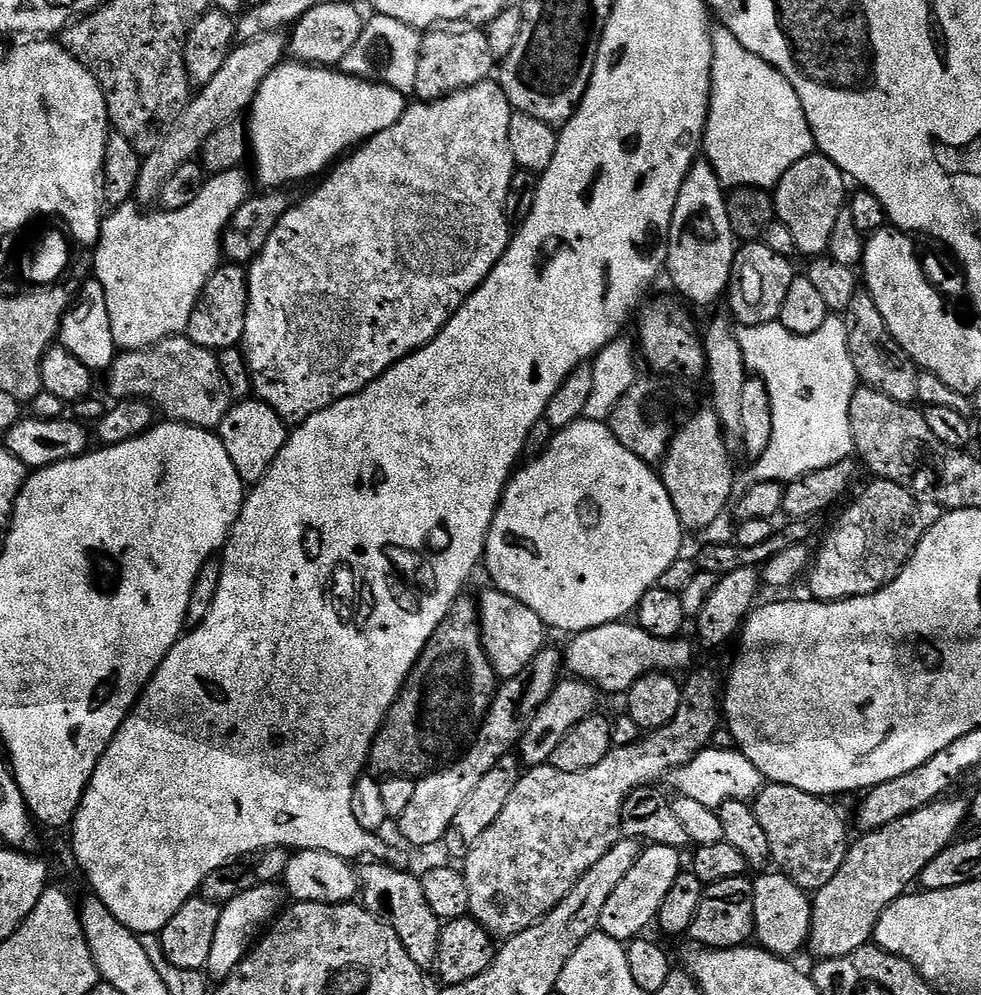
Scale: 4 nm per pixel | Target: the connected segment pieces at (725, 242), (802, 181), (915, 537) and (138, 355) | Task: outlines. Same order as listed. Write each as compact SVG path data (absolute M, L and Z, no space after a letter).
M697 159L682 182L682 190L678 190L666 265L666 276L672 279L673 286L685 296L683 299L689 305L712 304L728 291L738 241L730 230L727 205L726 188L721 184L718 174L707 159Z
M813 154L794 162L794 166L790 166L790 170L786 170L786 174L782 174L776 183L772 197L776 219L789 228L801 257L820 258L827 253L834 225L838 223L838 214L846 210L846 201L850 196L850 188L844 183L844 171L823 154Z
M879 478L871 481L873 484L845 510L840 516L840 521L836 524L836 529L832 532L832 548L824 544L820 548L820 553L815 553L810 564L810 571L807 573L808 580L807 595L814 600L825 600L826 602L838 602L839 600L849 600L858 598L866 594L874 594L882 590L906 566L906 562L914 554L918 542L938 522L942 510L936 504L927 503L915 496L910 490L898 486L898 482L881 480Z
M187 335L172 336L169 340L158 342L149 348L134 348L124 350L107 369L108 392L116 400L147 400L161 413L164 412L169 421L182 424L193 424L195 428L219 429L222 418L232 408L234 403L230 390L226 386L226 378L222 378L222 366L217 353L208 348L198 346Z

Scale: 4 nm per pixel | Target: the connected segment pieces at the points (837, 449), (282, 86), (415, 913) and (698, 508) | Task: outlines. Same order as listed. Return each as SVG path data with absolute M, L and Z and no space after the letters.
M836 314L829 315L828 320L822 322L822 330L809 336L790 334L790 330L777 322L741 327L736 337L742 346L744 365L748 367L749 373L764 381L766 390L770 390L770 402L774 410L774 438L770 438L766 454L762 454L762 458L751 465L751 479L757 484L778 482L785 485L789 480L797 480L814 470L822 470L822 466L834 466L834 462L849 459L854 452L850 430L850 398L854 398L858 379L847 346L847 326L843 319Z
M299 62L278 65L262 82L246 116L250 156L256 159L259 187L284 190L287 184L327 173L349 150L382 130L390 130L402 118L405 107L405 93L349 76L332 66Z
M364 862L359 865L358 896L362 906L383 924L390 925L394 934L398 934L398 942L406 946L406 954L414 958L420 969L431 969L436 962L436 943L440 937L442 922L430 910L430 906L426 906L420 876L399 872L398 869L384 863L388 862Z
M697 411L697 416L693 415L677 431L668 448L668 454L662 461L662 479L670 494L670 502L674 502L681 528L689 533L710 527L723 514L728 499L729 504L733 499L732 487L736 484L736 472L732 469L732 460L728 457L727 446L724 445L726 433L721 428L715 411L707 411Z

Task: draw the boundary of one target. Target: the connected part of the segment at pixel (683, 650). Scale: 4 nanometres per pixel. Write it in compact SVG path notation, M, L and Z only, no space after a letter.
M617 622L615 624L607 624L606 626L598 626L585 632L577 632L569 640L572 641L568 644L568 652L566 648L567 671L569 668L569 670L572 671L569 673L571 673L573 677L588 681L589 684L599 689L601 693L627 693L628 689L634 686L634 682L638 682L646 675L664 674L669 670L676 670L672 668L682 667L684 664L684 656L688 656L692 652L691 646L684 641L684 638L674 640L654 638L650 634L646 634L646 630L642 630L632 622Z

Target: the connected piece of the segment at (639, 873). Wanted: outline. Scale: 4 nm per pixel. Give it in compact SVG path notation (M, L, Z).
M654 844L645 847L641 851L638 862L630 869L630 874L618 882L614 894L606 901L606 907L602 910L599 931L606 933L610 938L621 942L631 942L643 937L648 927L656 924L656 915L670 890L674 878L682 870L680 864L681 853L670 846Z

